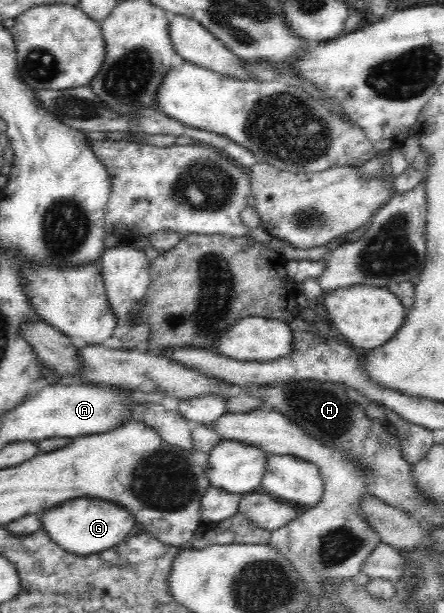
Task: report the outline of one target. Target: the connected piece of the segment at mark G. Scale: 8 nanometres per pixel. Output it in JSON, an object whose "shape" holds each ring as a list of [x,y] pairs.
{"shape":[[[78,498],[62,503],[41,517],[43,530],[66,552],[78,556],[102,553],[122,543],[136,531],[134,516],[120,504],[96,498]]]}

